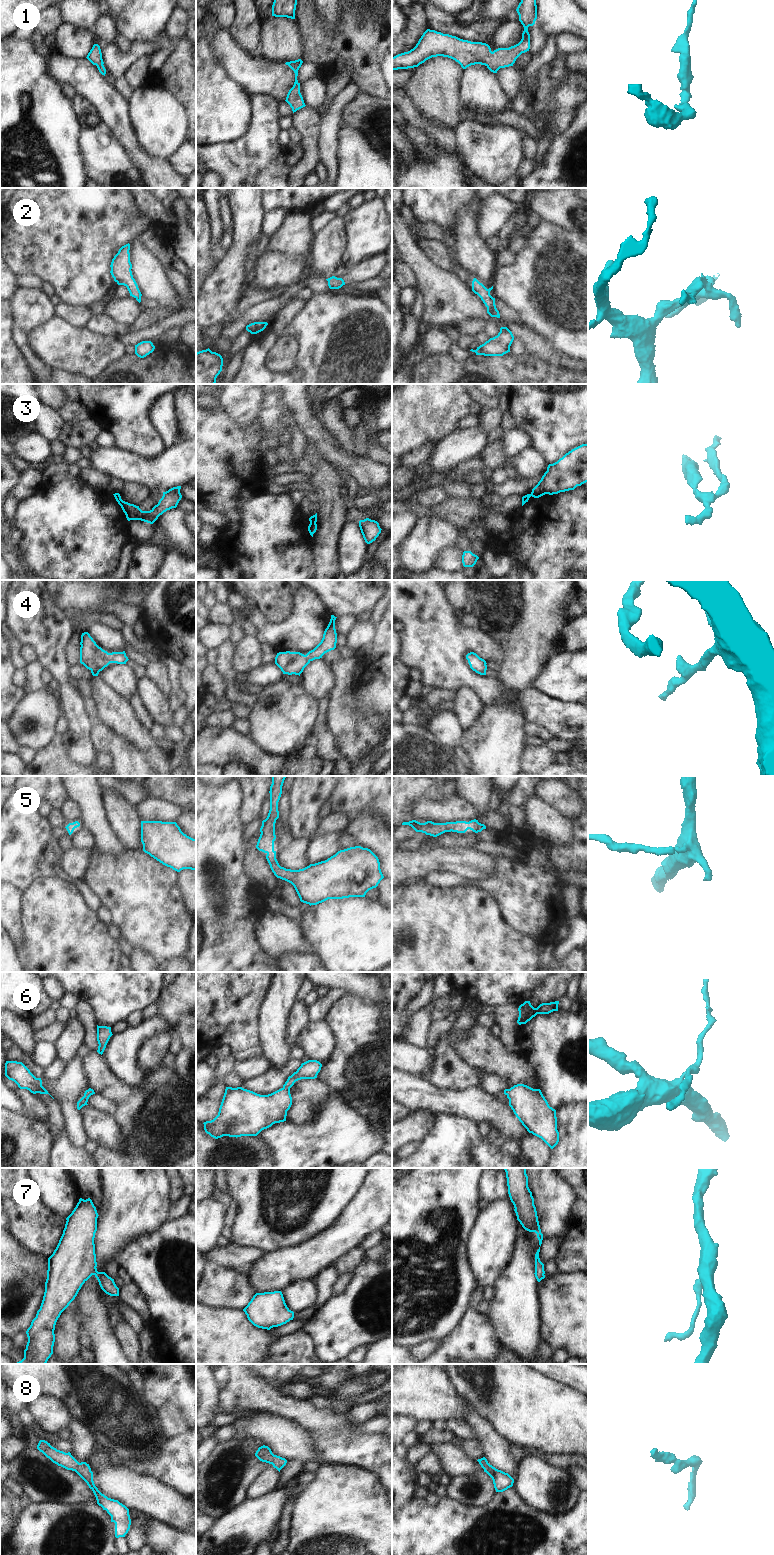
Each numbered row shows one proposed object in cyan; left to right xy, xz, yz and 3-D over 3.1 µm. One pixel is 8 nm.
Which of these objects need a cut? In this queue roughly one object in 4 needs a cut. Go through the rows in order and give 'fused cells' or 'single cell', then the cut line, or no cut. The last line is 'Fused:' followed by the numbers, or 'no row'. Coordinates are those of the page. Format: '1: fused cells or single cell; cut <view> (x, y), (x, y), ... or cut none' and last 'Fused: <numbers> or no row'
1: single cell; cut none
2: single cell; cut none
3: fused cells; cut xy (119, 494), (114, 496)
4: single cell; cut none
5: single cell; cut none
6: single cell; cut none
7: single cell; cut none
8: single cell; cut none
Fused: 3

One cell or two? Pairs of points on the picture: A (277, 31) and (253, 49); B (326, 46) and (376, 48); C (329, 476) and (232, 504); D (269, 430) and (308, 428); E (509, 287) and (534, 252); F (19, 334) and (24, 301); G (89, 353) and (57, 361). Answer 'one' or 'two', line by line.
A: two
B: one
C: two
D: two
E: one
F: two
G: one

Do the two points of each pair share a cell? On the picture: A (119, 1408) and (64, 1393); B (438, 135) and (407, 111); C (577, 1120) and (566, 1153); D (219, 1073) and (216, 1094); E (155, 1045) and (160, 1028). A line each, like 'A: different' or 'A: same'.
A: same
B: same
C: same
D: different
E: different

